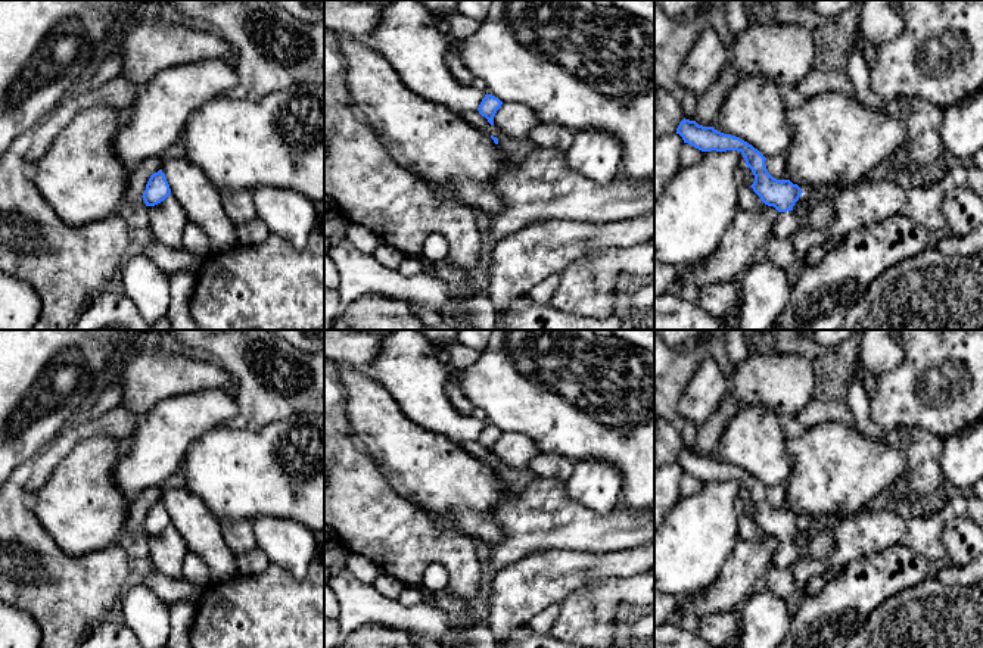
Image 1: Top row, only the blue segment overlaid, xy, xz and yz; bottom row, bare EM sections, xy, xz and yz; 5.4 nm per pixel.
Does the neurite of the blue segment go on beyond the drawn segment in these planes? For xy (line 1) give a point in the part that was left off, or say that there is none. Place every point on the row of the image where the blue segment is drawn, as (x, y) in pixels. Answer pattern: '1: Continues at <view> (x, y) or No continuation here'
1: No continuation here

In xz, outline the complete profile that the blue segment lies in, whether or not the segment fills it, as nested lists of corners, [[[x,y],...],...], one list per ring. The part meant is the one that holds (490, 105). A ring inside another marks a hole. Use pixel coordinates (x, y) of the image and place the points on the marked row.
[[[485,94],[485,97],[482,99],[477,110],[482,116],[485,116],[488,119],[488,122],[491,125],[494,125],[494,116],[497,113],[497,110],[501,108],[503,102],[492,96],[492,94]]]

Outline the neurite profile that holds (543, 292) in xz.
[[[554,274],[538,283],[532,290],[525,296],[528,300],[539,305],[545,305],[553,297],[554,292],[560,284],[560,274]]]

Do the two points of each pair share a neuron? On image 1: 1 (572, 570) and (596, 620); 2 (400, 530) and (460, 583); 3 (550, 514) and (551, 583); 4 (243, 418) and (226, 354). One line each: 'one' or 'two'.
1: two
2: one
3: two
4: one

